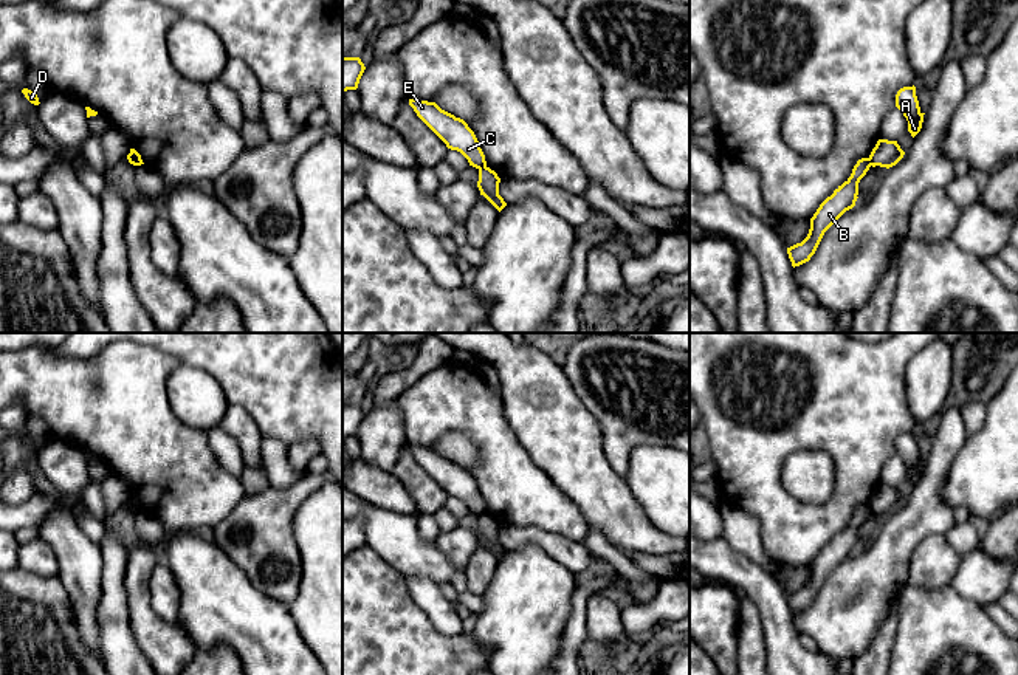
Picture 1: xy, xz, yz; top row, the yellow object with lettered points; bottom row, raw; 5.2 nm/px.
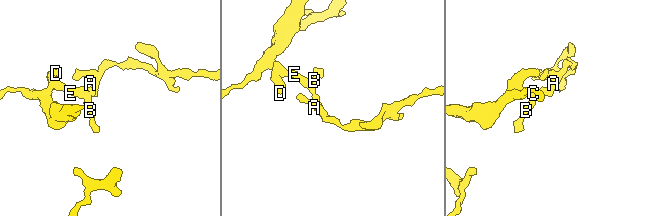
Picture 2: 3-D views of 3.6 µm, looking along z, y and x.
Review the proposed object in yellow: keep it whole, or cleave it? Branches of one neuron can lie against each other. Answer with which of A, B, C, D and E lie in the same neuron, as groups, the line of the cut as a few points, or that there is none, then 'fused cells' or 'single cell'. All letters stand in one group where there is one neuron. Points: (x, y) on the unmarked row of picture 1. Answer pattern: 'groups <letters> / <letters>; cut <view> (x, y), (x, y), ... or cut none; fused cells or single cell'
groups A / B C D E; cut xz (485, 511), (479, 516); fused cells

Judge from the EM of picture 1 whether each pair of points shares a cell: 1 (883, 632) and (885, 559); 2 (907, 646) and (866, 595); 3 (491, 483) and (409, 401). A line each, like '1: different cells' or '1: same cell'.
1: different cells
2: different cells
3: same cell

